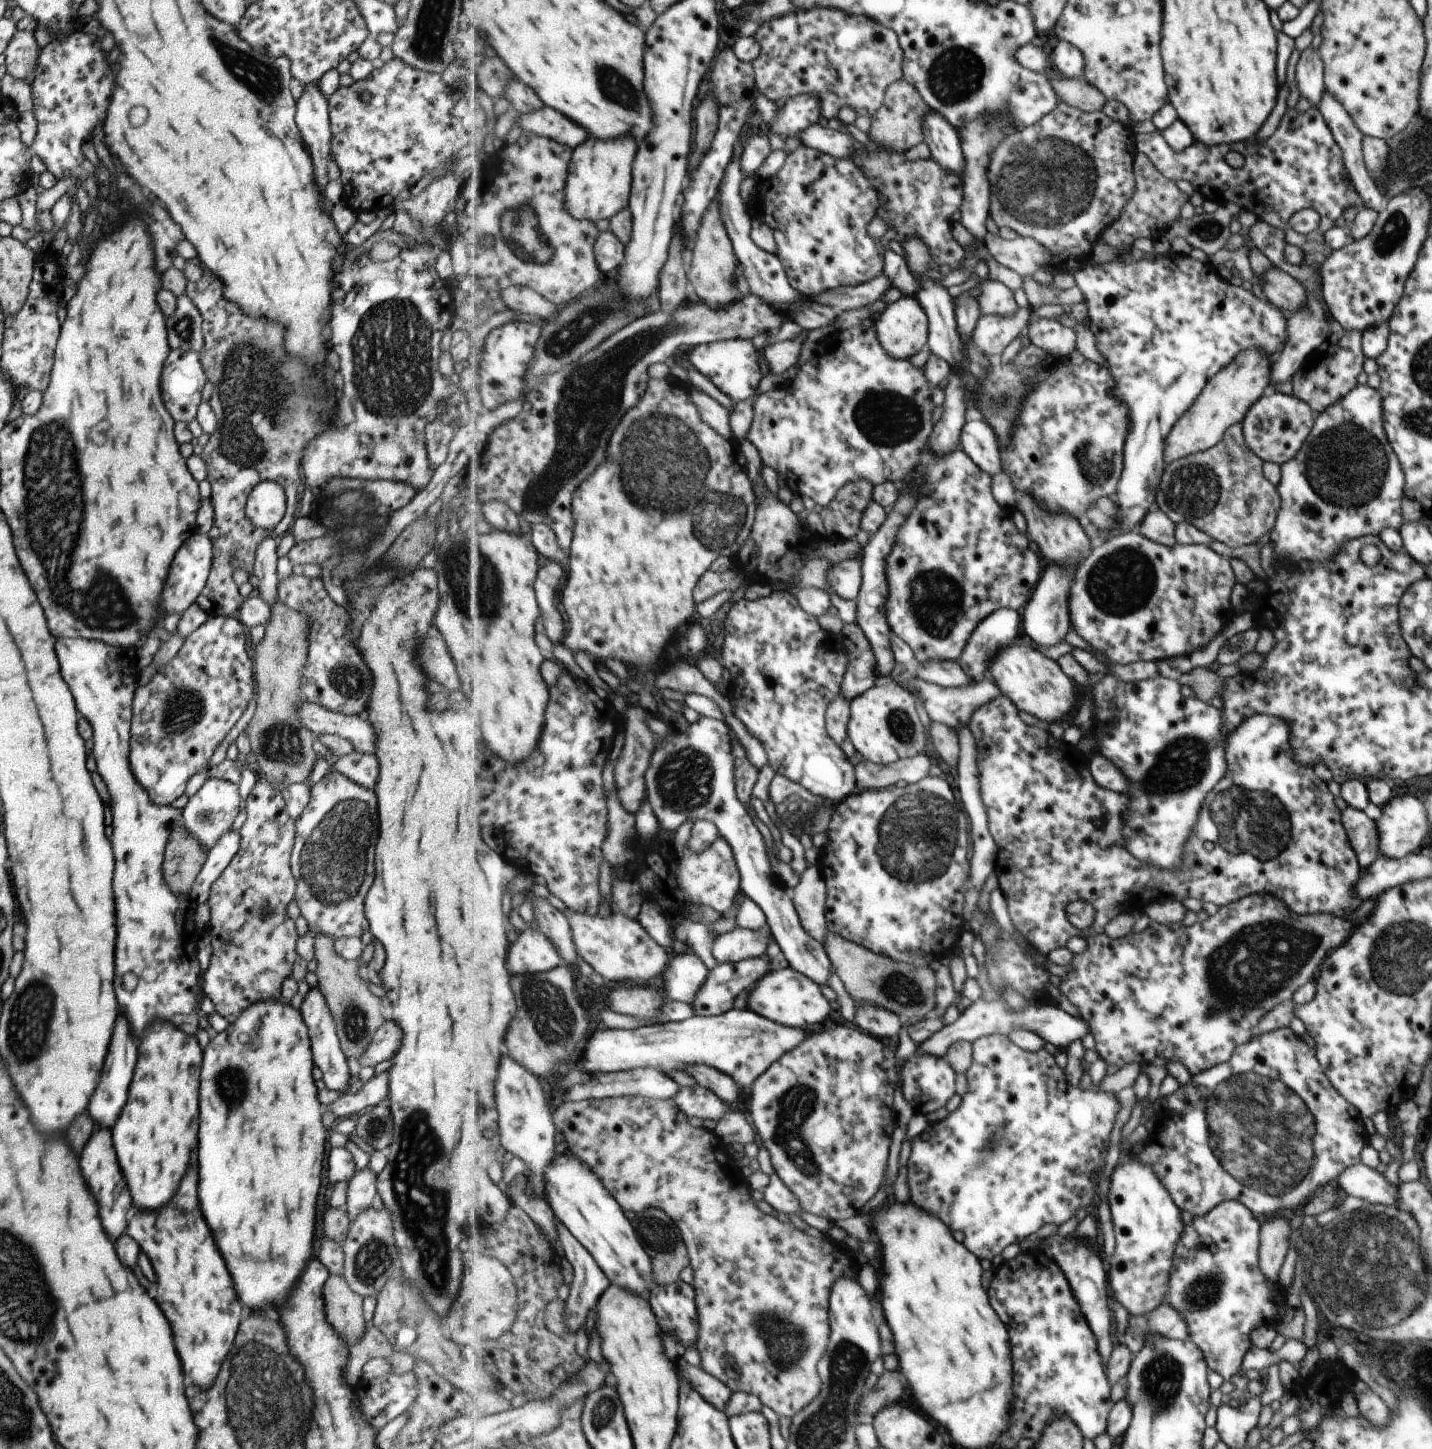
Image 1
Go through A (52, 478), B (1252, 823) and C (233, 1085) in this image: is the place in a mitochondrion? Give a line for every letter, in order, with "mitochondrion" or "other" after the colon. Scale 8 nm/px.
A: mitochondrion
B: mitochondrion
C: mitochondrion

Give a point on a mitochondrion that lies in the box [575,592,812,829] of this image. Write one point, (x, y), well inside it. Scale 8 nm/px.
(685, 779)

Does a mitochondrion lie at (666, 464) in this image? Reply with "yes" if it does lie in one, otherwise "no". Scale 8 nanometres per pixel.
yes

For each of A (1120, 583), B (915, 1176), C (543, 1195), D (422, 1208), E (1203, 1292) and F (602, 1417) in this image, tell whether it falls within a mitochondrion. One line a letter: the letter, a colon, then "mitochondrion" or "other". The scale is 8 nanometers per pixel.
A: mitochondrion
B: other
C: other
D: mitochondrion
E: mitochondrion
F: mitochondrion

